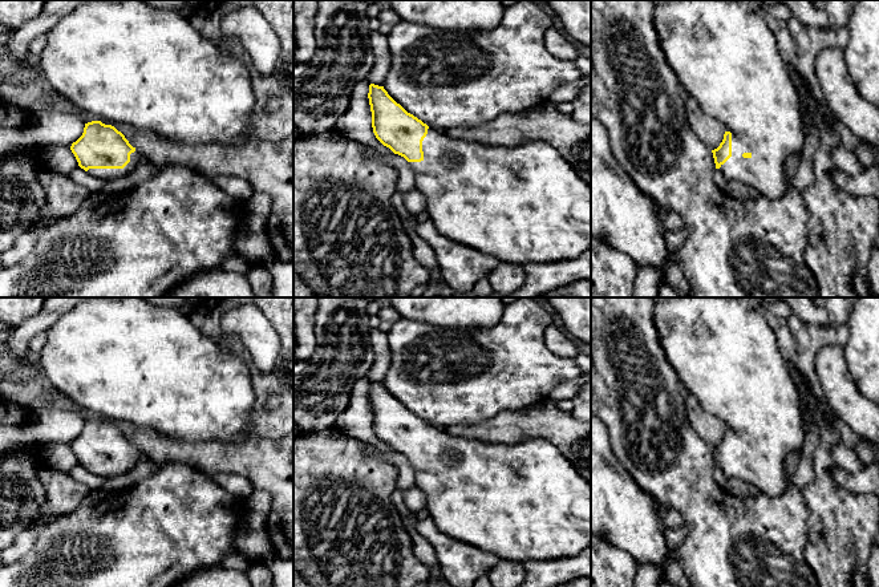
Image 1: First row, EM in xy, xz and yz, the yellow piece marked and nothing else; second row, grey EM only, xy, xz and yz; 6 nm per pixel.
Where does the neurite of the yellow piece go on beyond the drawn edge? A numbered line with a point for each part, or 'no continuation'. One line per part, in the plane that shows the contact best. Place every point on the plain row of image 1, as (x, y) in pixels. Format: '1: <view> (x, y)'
1: xy (137, 454)

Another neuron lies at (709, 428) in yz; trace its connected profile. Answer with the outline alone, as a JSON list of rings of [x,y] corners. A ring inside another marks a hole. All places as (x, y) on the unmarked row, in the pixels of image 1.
[[[693,394],[688,396],[685,406],[686,416],[694,432],[710,448],[717,446],[724,437],[725,424],[716,416],[708,413]]]

